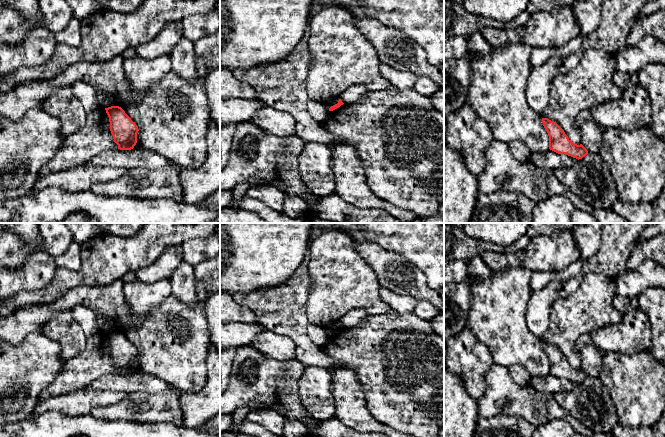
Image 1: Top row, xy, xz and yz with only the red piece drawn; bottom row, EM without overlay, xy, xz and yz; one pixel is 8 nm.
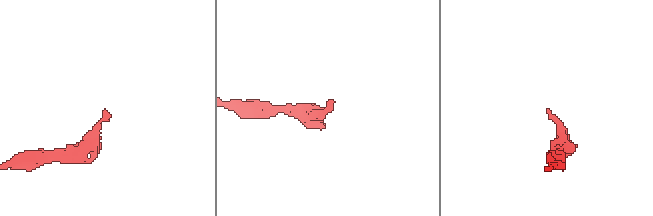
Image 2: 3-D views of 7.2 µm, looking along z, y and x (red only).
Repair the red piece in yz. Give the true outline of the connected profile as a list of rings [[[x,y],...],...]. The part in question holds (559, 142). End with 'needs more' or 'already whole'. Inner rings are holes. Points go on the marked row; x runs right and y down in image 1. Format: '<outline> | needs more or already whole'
[[[542,118],[542,123],[549,136],[550,150],[558,154],[566,154],[578,160],[588,154],[587,149],[582,144],[574,144],[556,122],[548,118]]] | already whole

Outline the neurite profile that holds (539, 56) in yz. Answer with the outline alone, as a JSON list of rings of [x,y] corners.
[[[579,35],[571,39],[566,45],[559,48],[533,48],[530,56],[530,64],[532,69],[543,65],[549,59],[558,59],[568,57],[577,53],[582,46],[583,36]]]

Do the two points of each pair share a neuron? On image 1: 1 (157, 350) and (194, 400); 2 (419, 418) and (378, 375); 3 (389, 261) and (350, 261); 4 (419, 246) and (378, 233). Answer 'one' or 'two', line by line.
1: two
2: one
3: two
4: one

